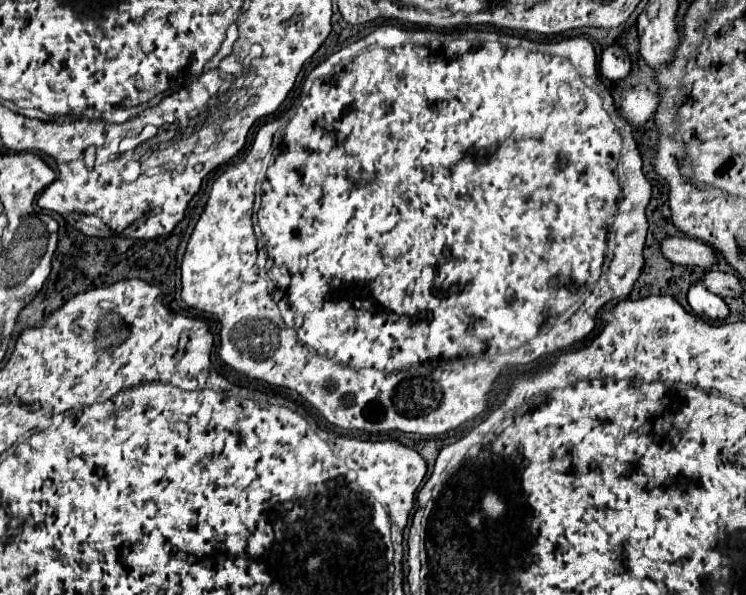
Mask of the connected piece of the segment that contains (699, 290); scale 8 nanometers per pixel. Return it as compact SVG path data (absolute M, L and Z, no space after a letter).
M702 281L692 283L692 287L688 291L688 303L690 303L690 307L694 309L696 315L706 317L710 321L722 321L730 313L724 299L714 295L712 291L708 291Z

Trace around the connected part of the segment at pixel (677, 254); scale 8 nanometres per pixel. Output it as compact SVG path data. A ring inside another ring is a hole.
M670 237L662 241L662 253L666 259L678 265L698 265L702 269L712 269L718 263L716 251L710 245L688 237Z

